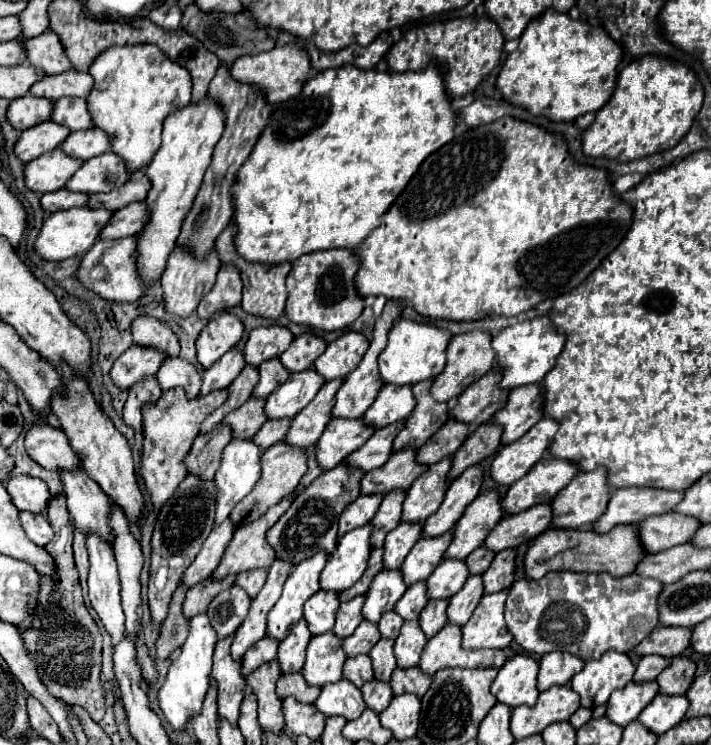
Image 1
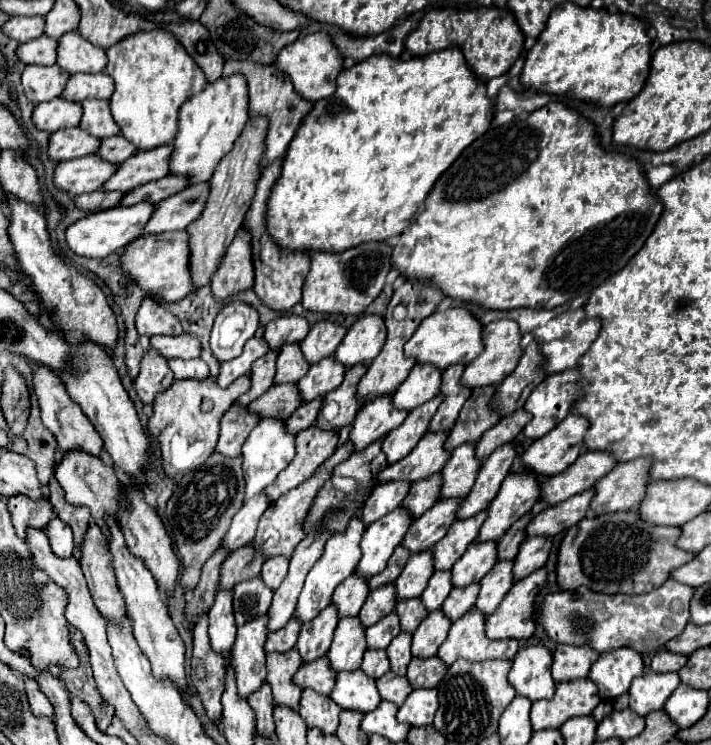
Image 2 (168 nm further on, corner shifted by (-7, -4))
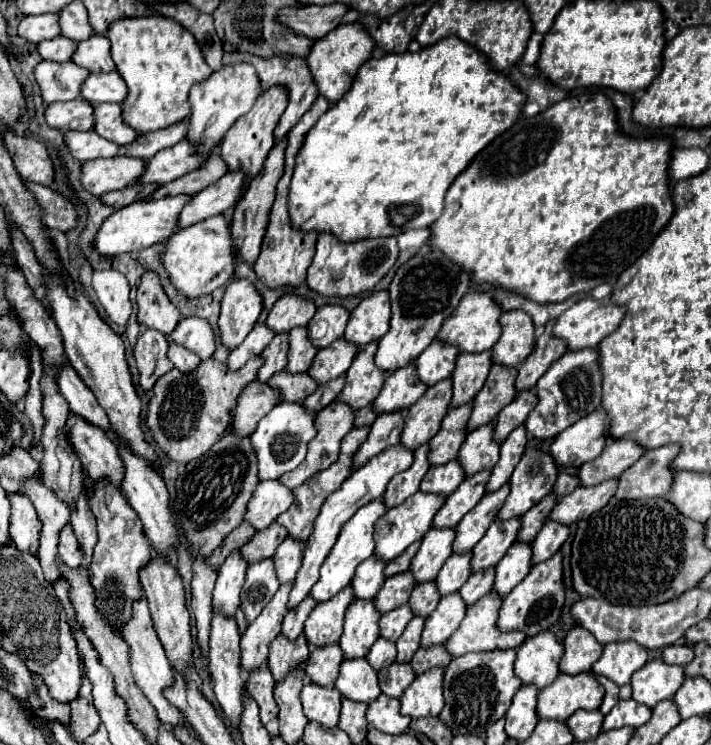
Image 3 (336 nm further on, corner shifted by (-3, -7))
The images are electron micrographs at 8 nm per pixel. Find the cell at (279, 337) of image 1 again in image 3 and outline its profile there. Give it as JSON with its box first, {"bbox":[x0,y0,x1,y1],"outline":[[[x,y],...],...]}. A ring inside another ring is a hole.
{"bbox":[267,295,315,333],"outline":[[[283,295],[277,299],[273,309],[269,311],[267,325],[275,333],[289,333],[295,327],[305,327],[315,315],[315,303],[301,295]]]}

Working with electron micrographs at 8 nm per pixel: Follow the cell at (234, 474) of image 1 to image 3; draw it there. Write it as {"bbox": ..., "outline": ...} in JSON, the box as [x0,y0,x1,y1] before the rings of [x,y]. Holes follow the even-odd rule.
{"bbox":[251,401,317,479],"outline":[[[279,401],[261,421],[257,431],[251,435],[251,443],[257,451],[259,459],[259,479],[279,479],[283,473],[293,471],[307,453],[309,441],[317,435],[315,429],[315,417],[317,413],[307,411],[303,403],[289,403],[289,401]]]}

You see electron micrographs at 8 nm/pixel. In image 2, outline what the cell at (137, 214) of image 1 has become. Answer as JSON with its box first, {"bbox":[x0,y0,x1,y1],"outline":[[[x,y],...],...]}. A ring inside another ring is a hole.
{"bbox":[143,184,209,234],"outline":[[[209,184],[189,186],[183,192],[155,204],[151,218],[143,226],[143,234],[185,230],[187,224],[191,224],[201,214],[207,198],[207,190],[209,190]]]}

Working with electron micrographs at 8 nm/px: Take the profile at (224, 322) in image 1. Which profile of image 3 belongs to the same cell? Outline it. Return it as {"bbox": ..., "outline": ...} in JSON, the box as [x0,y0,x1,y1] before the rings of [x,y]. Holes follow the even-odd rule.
{"bbox":[219,279,263,349],"outline":[[[249,279],[229,283],[221,301],[221,315],[219,315],[221,341],[229,349],[235,349],[253,329],[257,317],[261,315],[261,309],[263,299]]]}

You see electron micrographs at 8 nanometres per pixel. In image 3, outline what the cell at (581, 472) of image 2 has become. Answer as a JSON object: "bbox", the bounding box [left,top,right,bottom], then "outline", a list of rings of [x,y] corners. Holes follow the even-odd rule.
{"bbox":[579,439,645,485],"outline":[[[611,439],[605,451],[579,467],[581,485],[597,485],[607,479],[617,479],[627,467],[631,467],[645,451],[639,451],[635,443],[627,443],[627,439]]]}

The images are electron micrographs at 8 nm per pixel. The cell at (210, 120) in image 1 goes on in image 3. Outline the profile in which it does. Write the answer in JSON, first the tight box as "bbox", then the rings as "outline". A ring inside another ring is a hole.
{"bbox":[187,63,261,153],"outline":[[[251,63],[223,65],[219,71],[213,71],[207,79],[191,87],[191,93],[189,93],[191,113],[189,113],[187,139],[199,145],[199,153],[213,151],[223,139],[223,135],[227,133],[227,129],[253,107],[259,93],[261,93],[259,75],[255,67],[251,67]]]}

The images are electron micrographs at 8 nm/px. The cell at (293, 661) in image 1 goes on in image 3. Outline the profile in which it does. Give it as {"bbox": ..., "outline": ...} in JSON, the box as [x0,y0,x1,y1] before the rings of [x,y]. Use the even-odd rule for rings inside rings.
{"bbox":[305,585,355,645],"outline":[[[347,585],[339,595],[331,597],[327,603],[319,603],[305,623],[305,637],[309,645],[331,645],[339,641],[343,633],[343,615],[347,607],[353,603],[355,595],[351,595],[351,585]]]}

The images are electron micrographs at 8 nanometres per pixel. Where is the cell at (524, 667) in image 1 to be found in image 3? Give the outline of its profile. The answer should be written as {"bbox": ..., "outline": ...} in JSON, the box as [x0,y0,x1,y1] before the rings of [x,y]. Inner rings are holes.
{"bbox":[515,631,563,689],"outline":[[[539,631],[539,635],[531,635],[523,641],[523,645],[517,649],[517,661],[515,661],[515,673],[523,681],[523,685],[531,683],[537,689],[543,689],[555,681],[559,675],[559,659],[563,657],[563,643],[555,637],[553,631]]]}

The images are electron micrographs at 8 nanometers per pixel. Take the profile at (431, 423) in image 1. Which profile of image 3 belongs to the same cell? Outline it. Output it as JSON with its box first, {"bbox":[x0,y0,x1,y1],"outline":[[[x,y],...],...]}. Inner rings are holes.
{"bbox":[451,351,491,407],"outline":[[[491,351],[475,355],[459,355],[453,371],[453,401],[451,407],[469,403],[483,387],[491,369]]]}

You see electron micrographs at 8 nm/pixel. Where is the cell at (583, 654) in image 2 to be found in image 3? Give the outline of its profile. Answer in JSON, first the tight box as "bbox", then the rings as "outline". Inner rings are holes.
{"bbox":[559,625,603,675],"outline":[[[575,625],[563,639],[565,653],[559,663],[559,669],[569,675],[577,675],[583,671],[591,671],[593,663],[599,659],[603,645],[597,643],[597,639],[583,627]]]}

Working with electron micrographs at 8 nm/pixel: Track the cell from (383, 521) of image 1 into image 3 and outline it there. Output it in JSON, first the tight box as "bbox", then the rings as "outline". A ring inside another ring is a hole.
{"bbox":[421,459,465,495],"outline":[[[455,459],[439,467],[431,467],[425,479],[421,481],[421,491],[451,495],[451,491],[455,491],[455,487],[459,487],[463,479],[465,479],[463,467],[459,467],[459,459]]]}

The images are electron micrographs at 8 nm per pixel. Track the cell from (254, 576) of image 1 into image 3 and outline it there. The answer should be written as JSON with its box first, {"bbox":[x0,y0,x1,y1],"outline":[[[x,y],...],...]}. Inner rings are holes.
{"bbox":[275,537,307,583],"outline":[[[287,537],[275,553],[275,569],[277,569],[277,577],[281,583],[287,583],[291,579],[295,579],[295,571],[299,571],[299,563],[303,561],[303,549],[305,549],[307,541],[297,541]]]}

